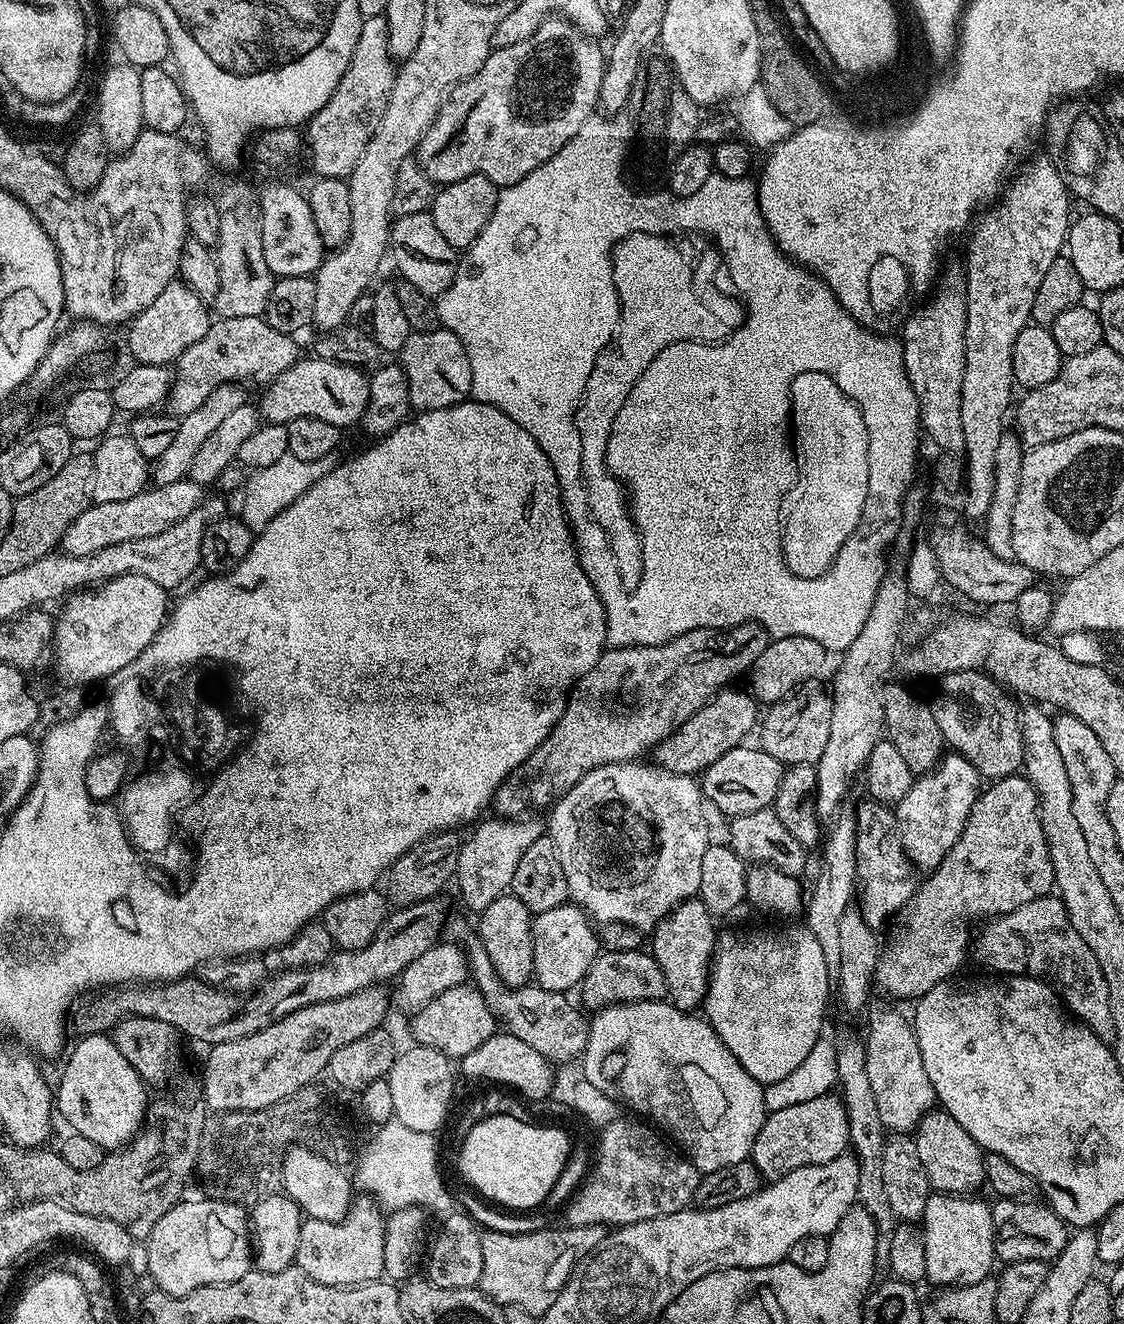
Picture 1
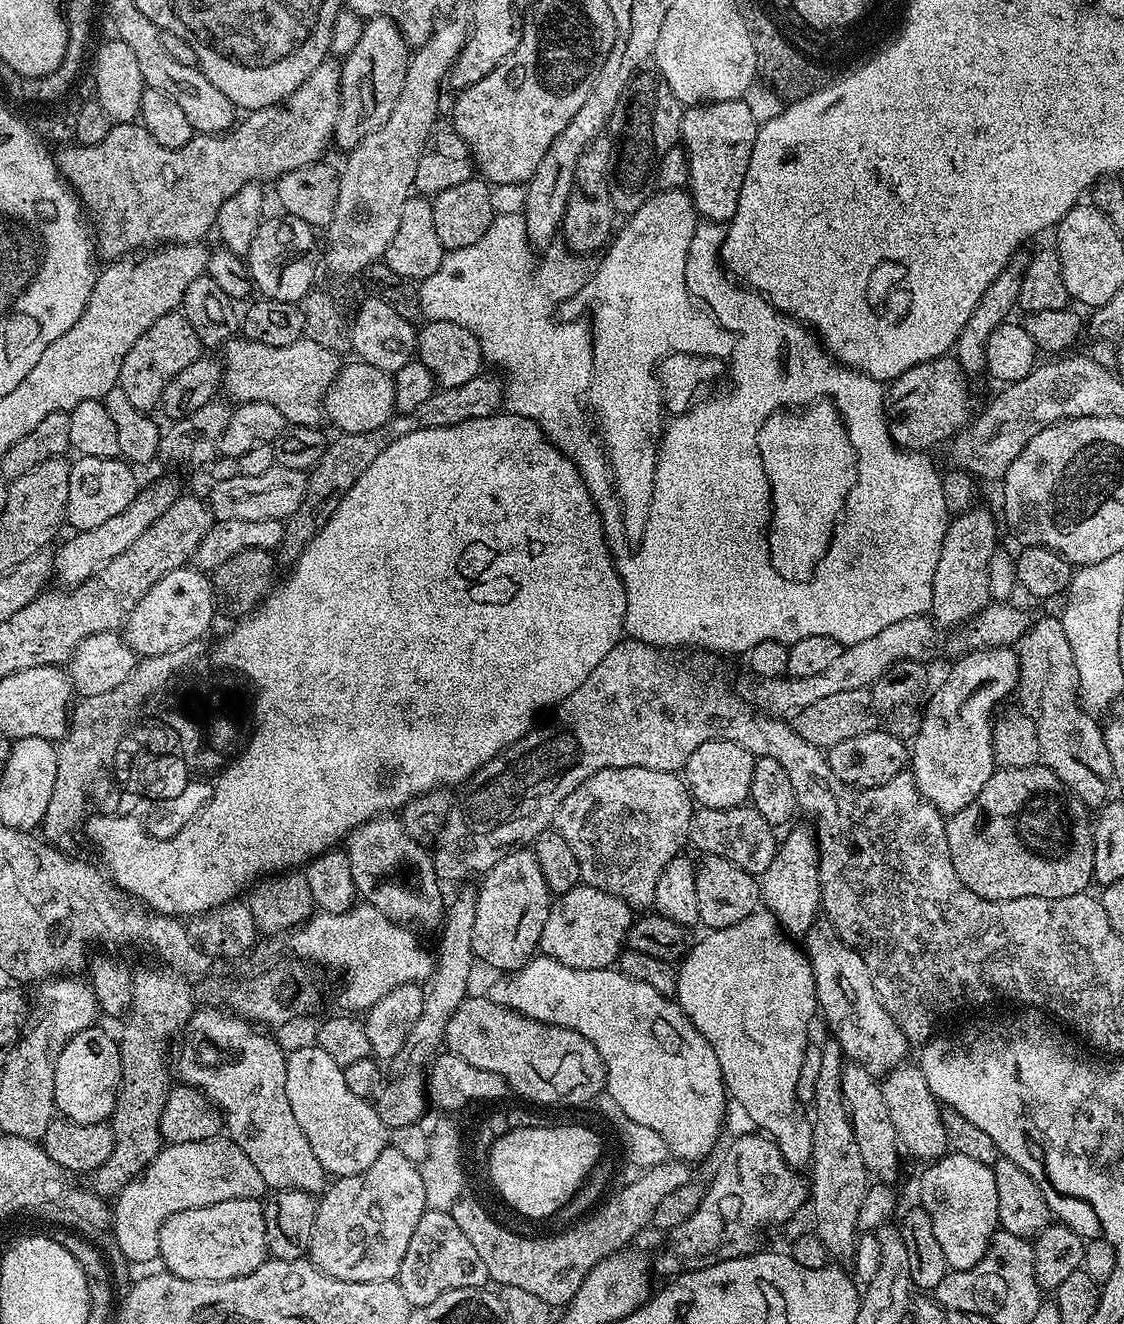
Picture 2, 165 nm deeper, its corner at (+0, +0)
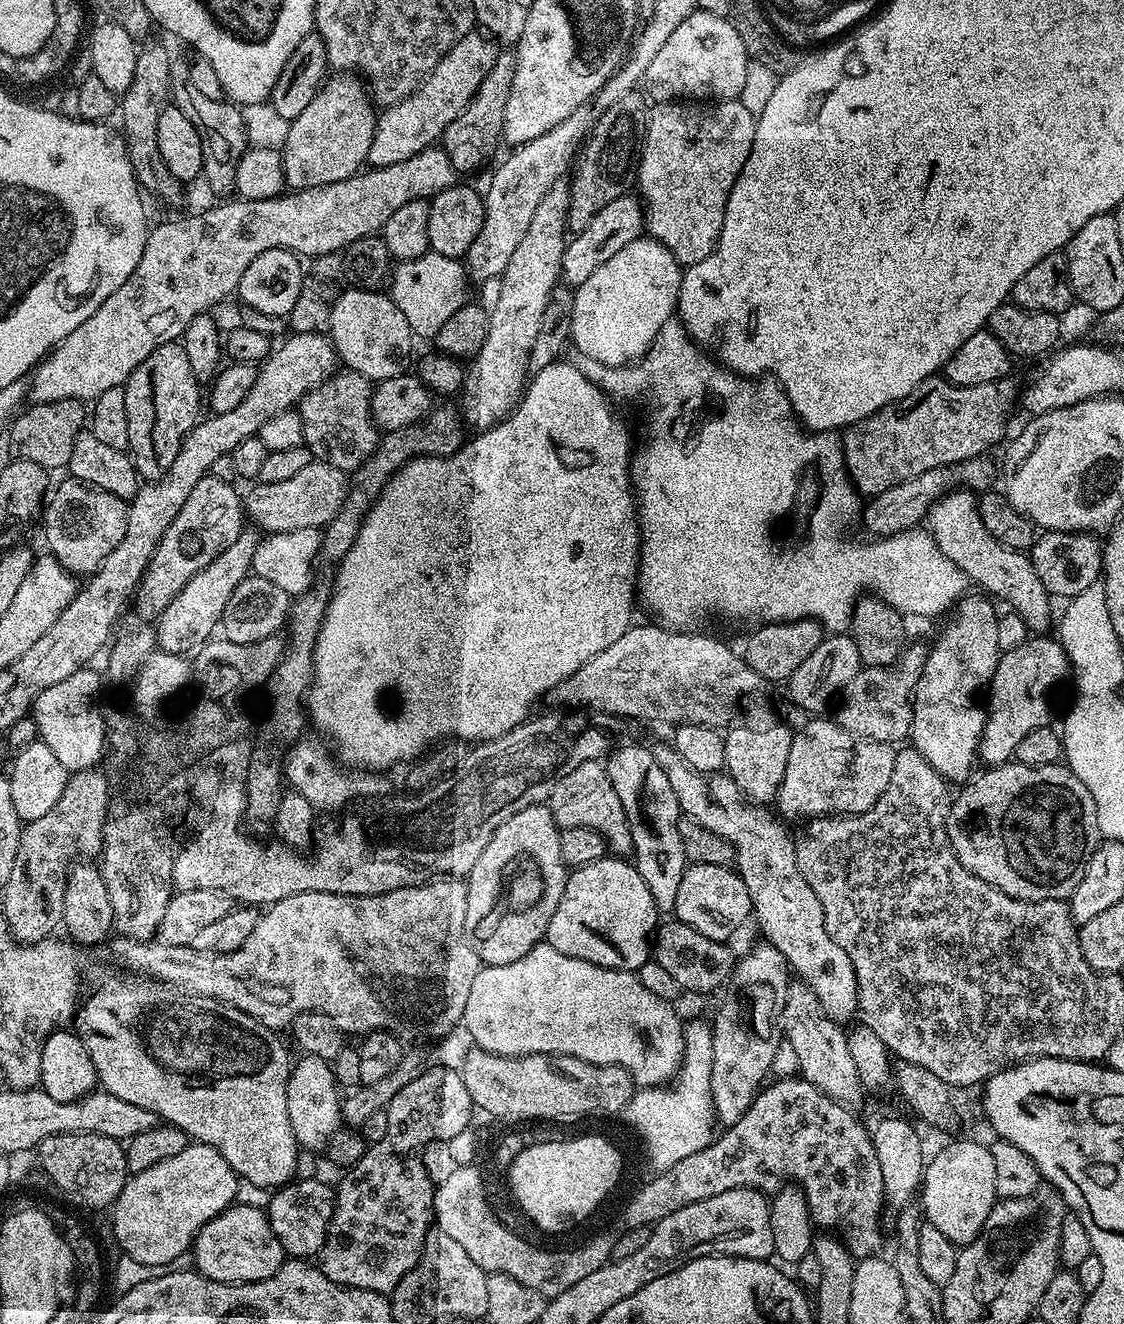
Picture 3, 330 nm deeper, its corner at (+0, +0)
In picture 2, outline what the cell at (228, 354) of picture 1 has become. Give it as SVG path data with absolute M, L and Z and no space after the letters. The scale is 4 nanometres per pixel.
M233 338L223 345L222 363L224 365L224 382L222 385L225 393L233 396L233 401L241 404L249 402L266 402L284 416L289 425L301 424L302 426L319 425L324 416L324 396L330 390L336 375L340 373L342 360L335 352L331 352L317 342L301 338L290 342L290 346L266 346L262 342L254 342L243 338Z

